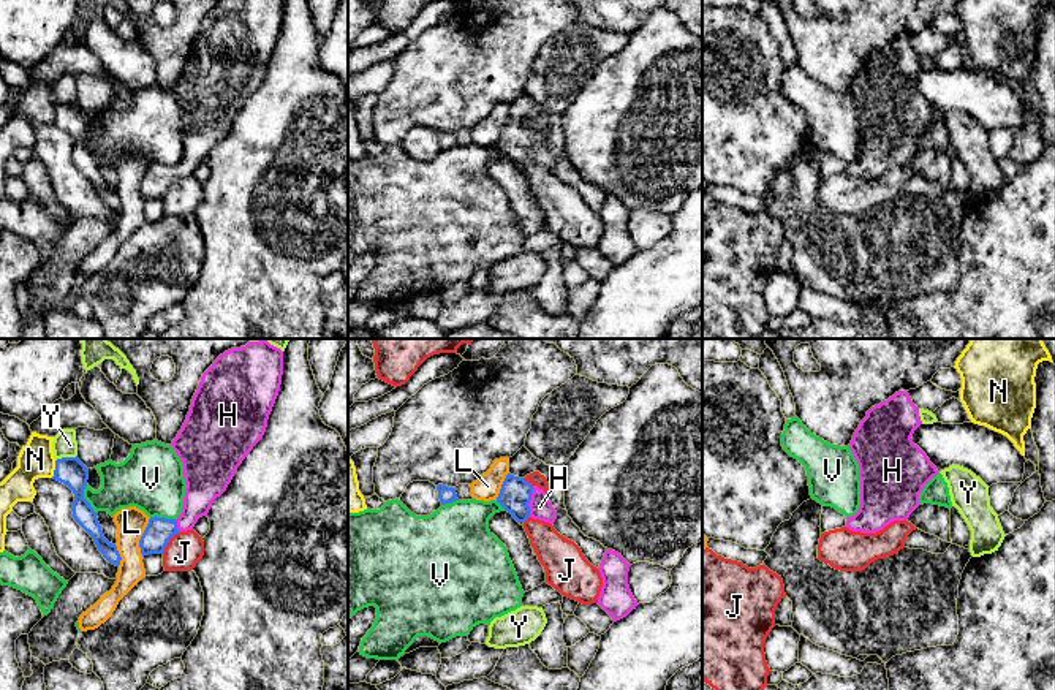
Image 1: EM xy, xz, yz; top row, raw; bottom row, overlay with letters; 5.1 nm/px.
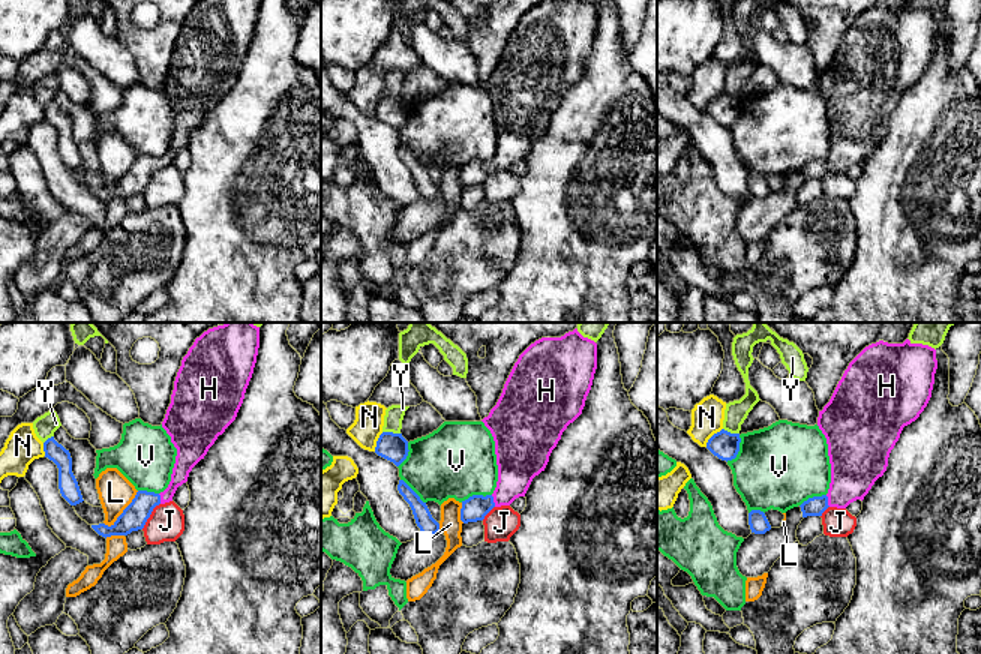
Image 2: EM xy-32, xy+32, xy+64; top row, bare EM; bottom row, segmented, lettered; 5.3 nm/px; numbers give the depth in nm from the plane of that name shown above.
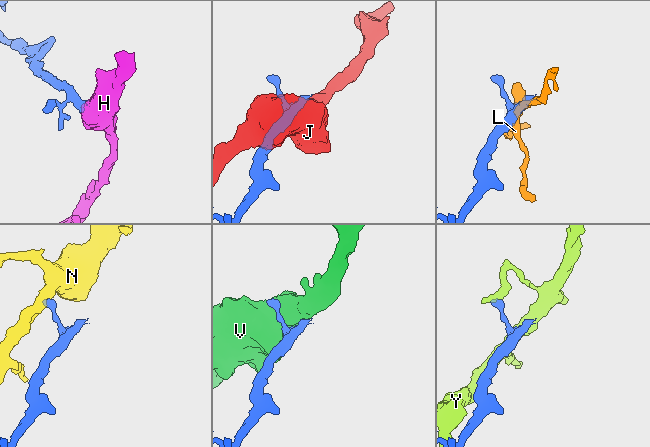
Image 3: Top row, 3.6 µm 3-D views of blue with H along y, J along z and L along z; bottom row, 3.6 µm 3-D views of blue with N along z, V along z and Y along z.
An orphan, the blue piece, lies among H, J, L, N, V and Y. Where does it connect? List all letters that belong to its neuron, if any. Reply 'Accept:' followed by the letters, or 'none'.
Accept: H

